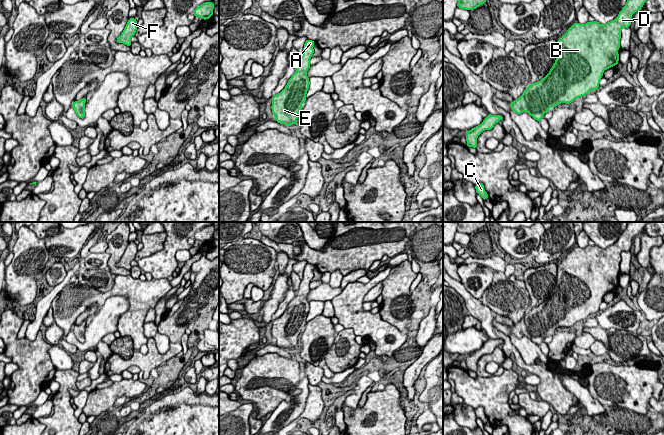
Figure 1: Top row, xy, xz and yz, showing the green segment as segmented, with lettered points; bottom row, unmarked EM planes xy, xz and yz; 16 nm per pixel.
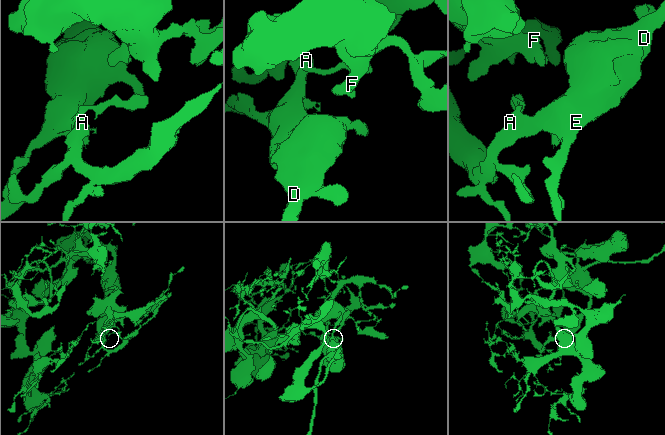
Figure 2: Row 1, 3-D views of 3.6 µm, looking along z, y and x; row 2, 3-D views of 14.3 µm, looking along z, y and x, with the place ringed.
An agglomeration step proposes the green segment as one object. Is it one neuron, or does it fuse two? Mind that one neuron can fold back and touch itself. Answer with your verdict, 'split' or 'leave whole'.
leave whole

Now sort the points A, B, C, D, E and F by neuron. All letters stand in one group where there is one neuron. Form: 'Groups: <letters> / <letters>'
Groups: A B C D E F

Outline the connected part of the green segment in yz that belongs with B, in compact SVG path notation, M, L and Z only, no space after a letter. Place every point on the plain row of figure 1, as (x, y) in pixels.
M628 222L618 240L605 249L597 245L572 248L557 264L556 285L549 297L540 305L527 310L518 323L509 327L511 333L517 338L526 336L540 346L550 331L556 332L561 327L570 328L590 315L597 314L603 296L618 288L621 253L630 251L632 239L641 234L647 223L649 222Z

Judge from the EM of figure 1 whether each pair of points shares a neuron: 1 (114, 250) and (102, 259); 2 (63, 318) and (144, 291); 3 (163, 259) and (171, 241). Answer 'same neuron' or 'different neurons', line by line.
1: different neurons
2: same neuron
3: same neuron

